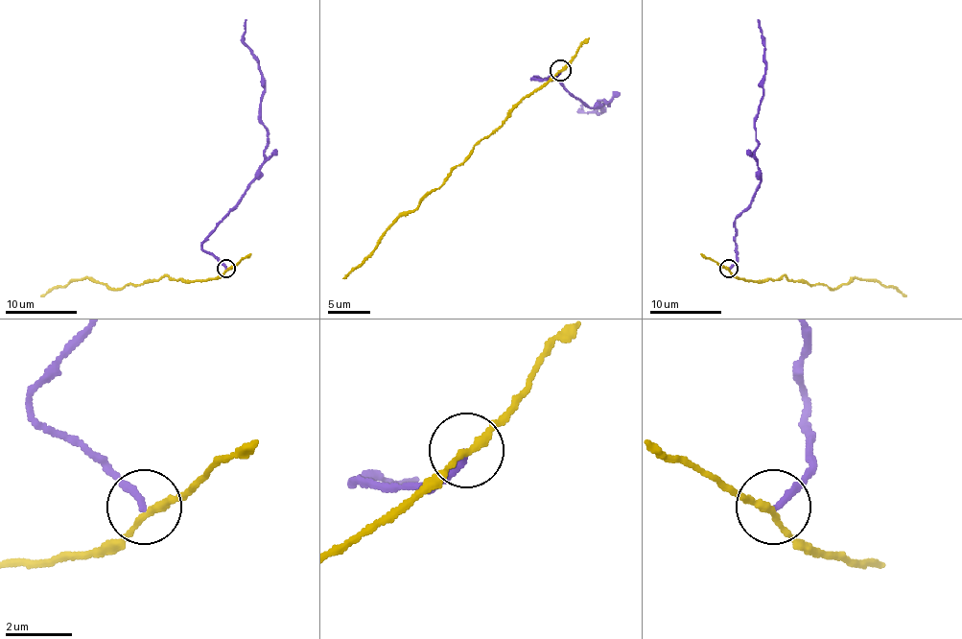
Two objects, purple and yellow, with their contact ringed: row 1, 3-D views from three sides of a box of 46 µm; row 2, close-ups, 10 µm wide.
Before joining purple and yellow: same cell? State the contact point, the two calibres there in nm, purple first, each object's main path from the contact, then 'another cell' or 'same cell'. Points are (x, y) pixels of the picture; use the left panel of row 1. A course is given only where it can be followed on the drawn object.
place (226, 268); calibres 200 and 200 nm; course purple (225, 269), (202, 244), (247, 187), (268, 144), (262, 72), (258, 58), (244, 41), (246, 20); course yellow (227, 269), (221, 275), (195, 281), (161, 275), (122, 289), (87, 277), (53, 287), (40, 295); another cell

